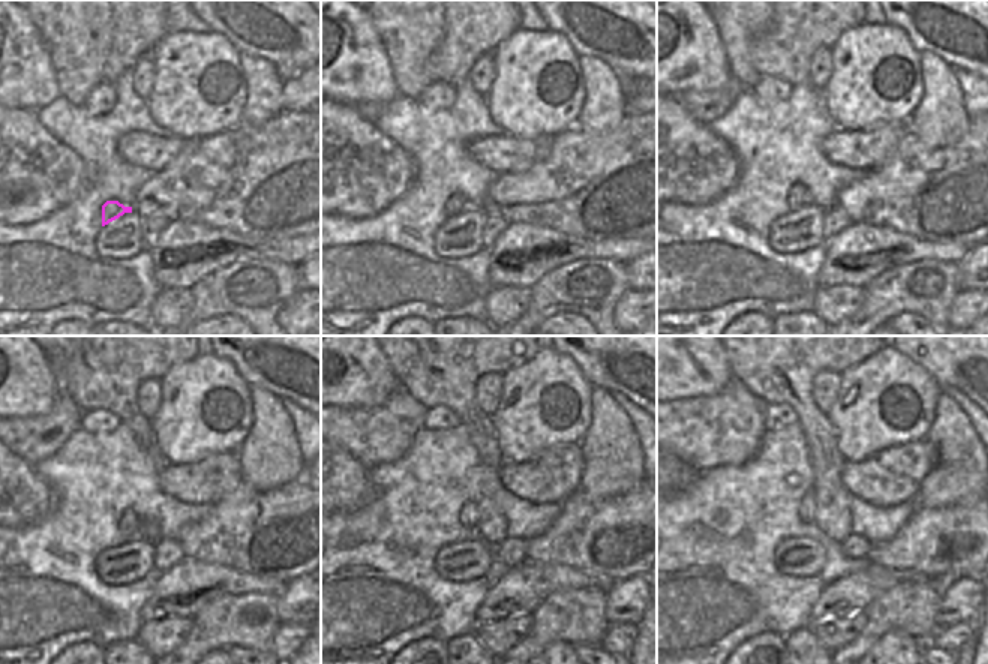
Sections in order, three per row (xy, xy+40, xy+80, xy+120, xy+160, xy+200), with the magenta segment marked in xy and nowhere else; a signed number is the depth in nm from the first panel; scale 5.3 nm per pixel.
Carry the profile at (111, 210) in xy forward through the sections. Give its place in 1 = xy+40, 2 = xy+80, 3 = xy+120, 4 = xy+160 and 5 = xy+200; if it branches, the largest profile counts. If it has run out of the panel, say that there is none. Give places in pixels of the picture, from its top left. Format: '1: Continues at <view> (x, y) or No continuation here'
1: Continues at xy+40 (455, 206)
2: Continues at xy+80 (798, 195)
3: Continues at xy+120 (129, 523)
4: Continues at xy+160 (468, 514)
5: Continues at xy+200 (805, 511)

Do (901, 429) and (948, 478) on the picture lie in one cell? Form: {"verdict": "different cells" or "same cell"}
{"verdict": "different cells"}

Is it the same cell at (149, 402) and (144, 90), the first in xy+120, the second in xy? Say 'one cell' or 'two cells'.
one cell

